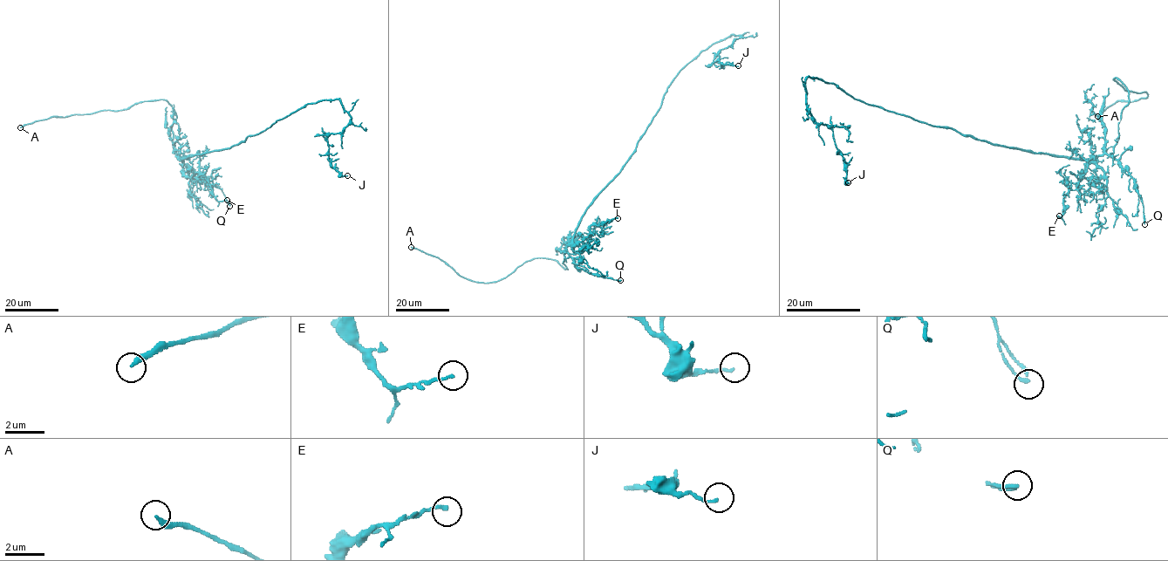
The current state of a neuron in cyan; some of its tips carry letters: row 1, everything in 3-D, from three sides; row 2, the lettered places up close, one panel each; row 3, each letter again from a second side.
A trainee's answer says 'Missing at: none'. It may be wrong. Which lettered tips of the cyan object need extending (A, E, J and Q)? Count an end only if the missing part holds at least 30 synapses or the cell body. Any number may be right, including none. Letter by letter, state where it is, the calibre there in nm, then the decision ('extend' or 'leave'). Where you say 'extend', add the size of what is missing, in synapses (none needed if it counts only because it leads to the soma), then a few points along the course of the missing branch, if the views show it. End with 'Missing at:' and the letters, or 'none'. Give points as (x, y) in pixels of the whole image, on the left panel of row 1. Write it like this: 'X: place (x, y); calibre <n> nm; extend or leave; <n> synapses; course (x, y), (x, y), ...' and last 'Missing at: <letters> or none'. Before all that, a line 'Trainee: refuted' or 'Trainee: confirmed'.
Trainee: refuted
A: place (20, 127); calibre 280 nm; extend; course (20, 127), (0, 137), (15, 135)
E: place (227, 200); calibre 140 nm; leave
J: place (347, 175); calibre 110 nm; leave
Q: place (229, 206); calibre 140 nm; leave
Missing at: A

